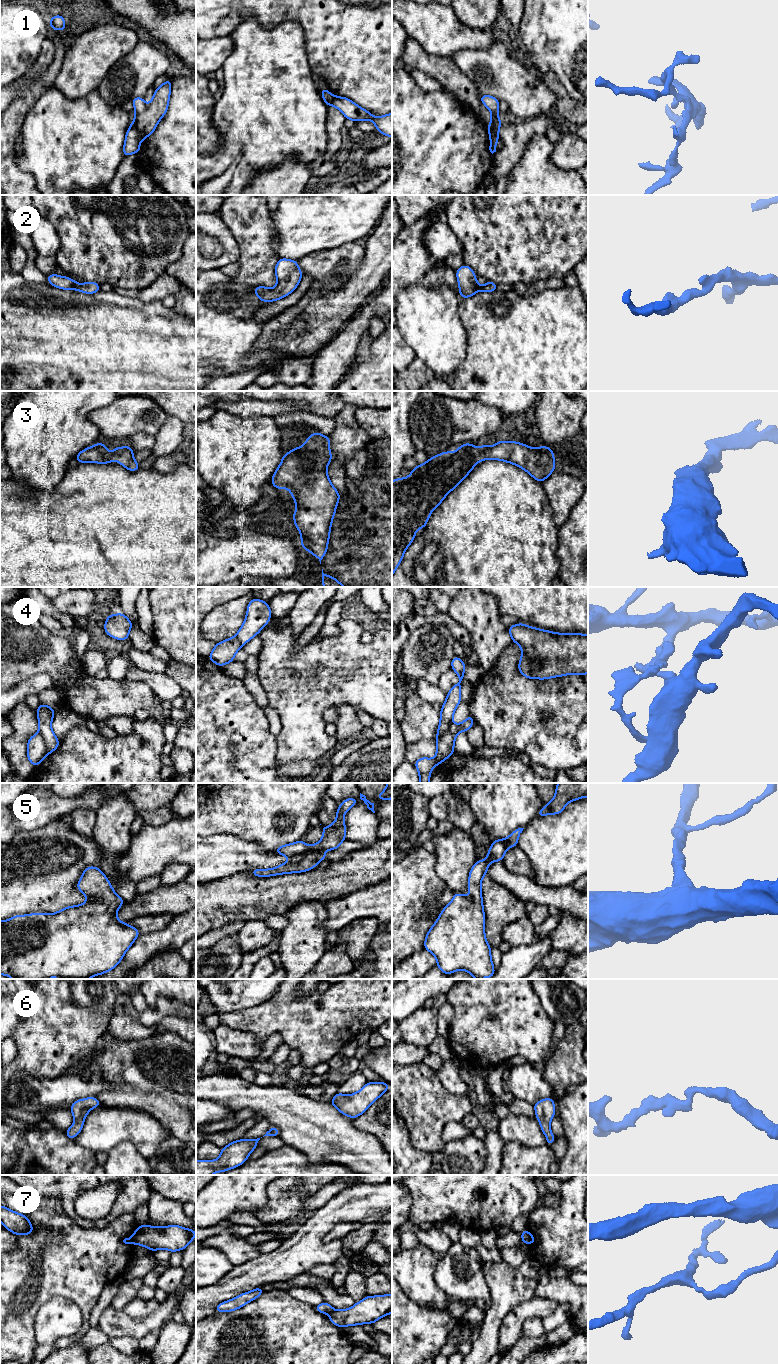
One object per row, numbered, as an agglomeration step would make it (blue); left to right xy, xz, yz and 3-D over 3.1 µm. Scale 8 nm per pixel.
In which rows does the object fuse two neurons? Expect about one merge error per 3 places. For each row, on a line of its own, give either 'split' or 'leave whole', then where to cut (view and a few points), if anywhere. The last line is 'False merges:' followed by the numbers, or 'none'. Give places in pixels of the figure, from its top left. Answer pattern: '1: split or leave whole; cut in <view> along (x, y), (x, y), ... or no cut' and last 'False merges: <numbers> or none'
1: split; cut in xy along (132, 123), (141, 138)
2: leave whole; no cut
3: leave whole; no cut
4: split; cut in xy along (38, 732), (43, 739), (48, 753)
5: leave whole; no cut
6: leave whole; no cut
7: split; cut in xy along (134, 1234), (133, 1243)
False merges: 1, 4, 7

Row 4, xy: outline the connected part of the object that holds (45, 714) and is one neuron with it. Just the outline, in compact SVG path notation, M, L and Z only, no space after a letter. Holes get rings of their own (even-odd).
M41 703L36 709L39 722L39 733L44 739L48 754L56 750L60 744L60 741L57 739L51 728L55 710L56 709L51 708L43 703Z

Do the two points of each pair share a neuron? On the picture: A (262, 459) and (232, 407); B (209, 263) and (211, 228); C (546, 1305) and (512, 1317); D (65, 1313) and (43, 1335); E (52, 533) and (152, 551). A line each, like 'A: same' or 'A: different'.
A: different
B: same
C: same
D: same
E: same

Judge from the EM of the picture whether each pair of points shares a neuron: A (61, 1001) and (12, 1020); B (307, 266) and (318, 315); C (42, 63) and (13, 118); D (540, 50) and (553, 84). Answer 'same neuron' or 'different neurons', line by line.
A: same neuron
B: different neurons
C: same neuron
D: different neurons

